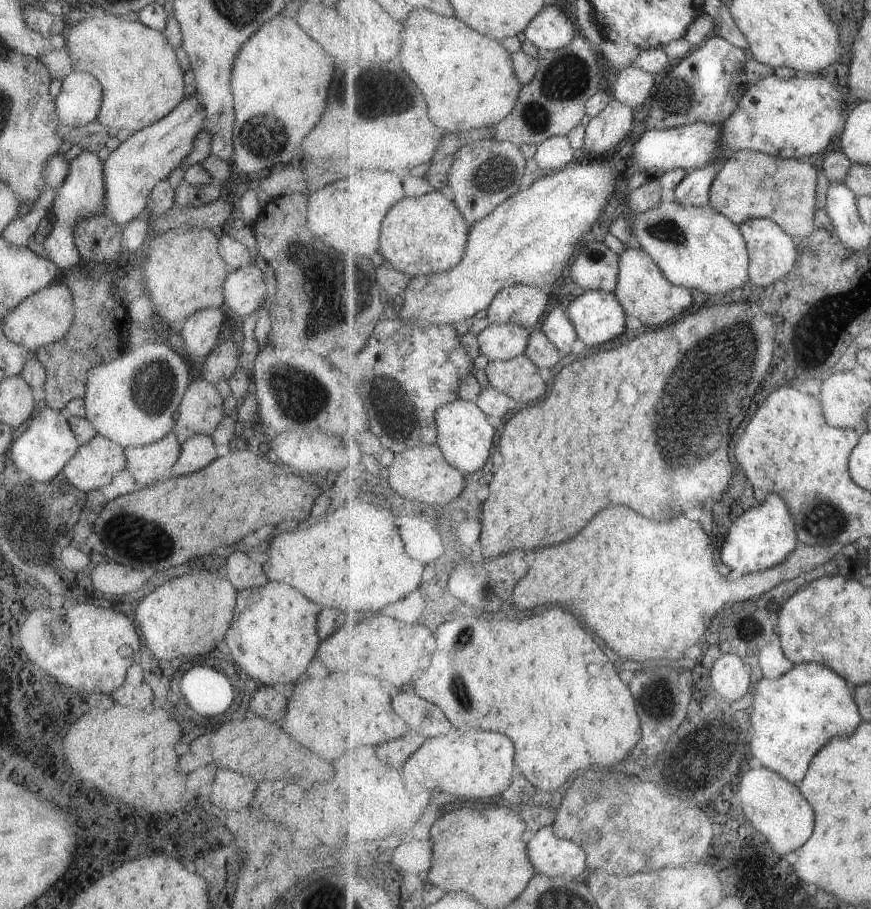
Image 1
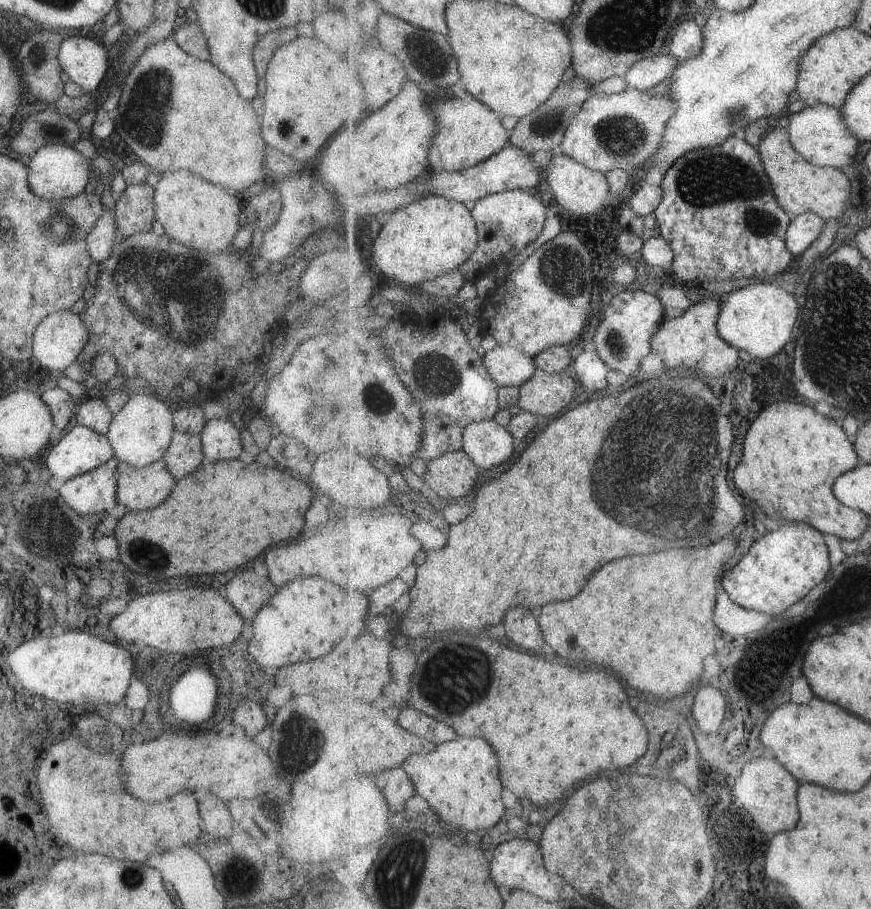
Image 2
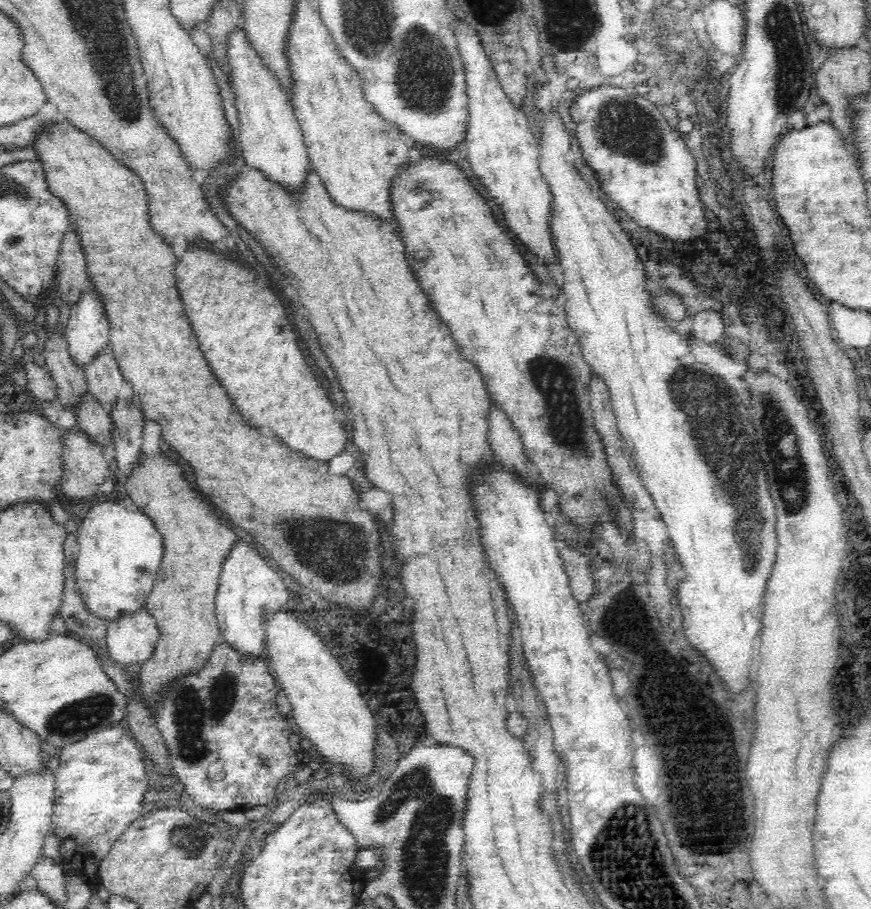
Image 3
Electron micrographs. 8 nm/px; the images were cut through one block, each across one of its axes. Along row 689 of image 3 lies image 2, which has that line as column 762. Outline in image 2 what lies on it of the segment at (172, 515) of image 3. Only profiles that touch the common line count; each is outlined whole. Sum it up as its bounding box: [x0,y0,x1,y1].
[757,127,854,220]

